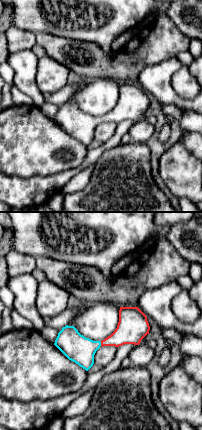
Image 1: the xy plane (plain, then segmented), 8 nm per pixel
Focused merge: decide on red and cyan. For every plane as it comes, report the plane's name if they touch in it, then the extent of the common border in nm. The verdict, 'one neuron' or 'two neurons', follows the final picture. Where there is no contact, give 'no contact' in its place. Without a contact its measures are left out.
xy | 30 nm

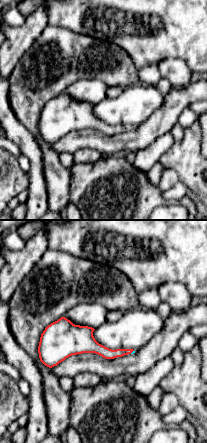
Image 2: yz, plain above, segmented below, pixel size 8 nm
yz | 40 nm

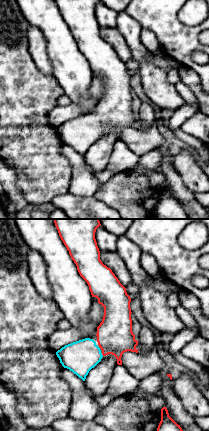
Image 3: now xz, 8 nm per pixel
xz | 30 nm

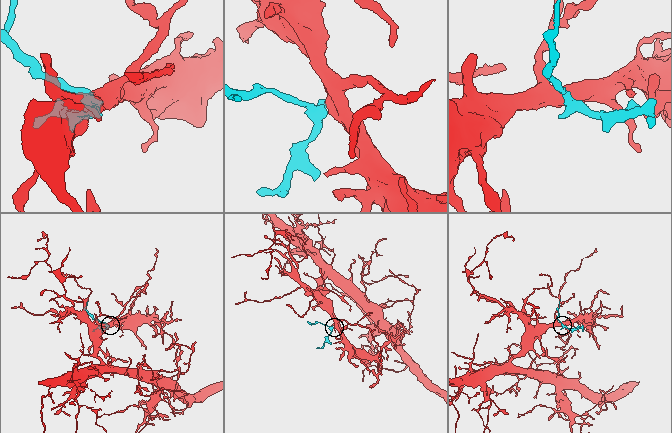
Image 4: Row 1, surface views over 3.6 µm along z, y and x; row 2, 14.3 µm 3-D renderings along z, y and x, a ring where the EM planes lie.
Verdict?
one neuron

